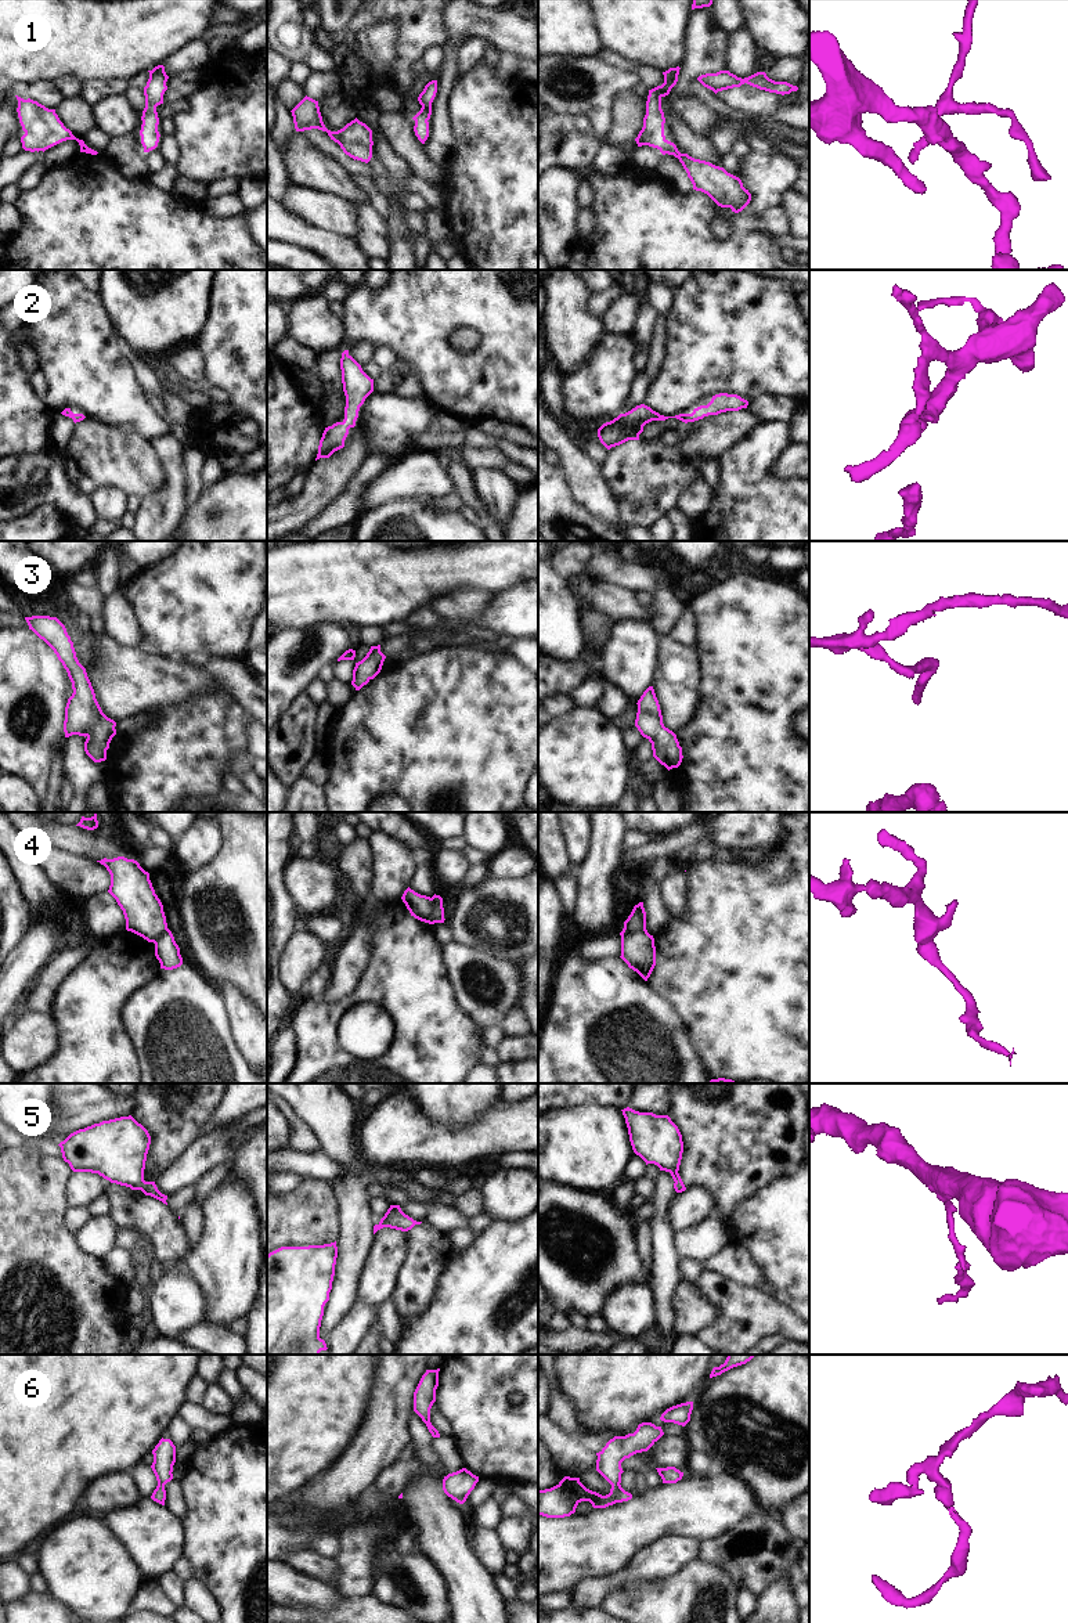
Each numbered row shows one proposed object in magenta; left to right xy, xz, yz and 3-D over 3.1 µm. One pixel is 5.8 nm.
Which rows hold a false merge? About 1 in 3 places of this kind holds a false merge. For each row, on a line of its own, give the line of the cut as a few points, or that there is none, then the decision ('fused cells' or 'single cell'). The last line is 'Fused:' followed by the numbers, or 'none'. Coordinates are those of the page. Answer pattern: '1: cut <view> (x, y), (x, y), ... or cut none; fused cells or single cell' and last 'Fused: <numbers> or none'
1: cut none; single cell
2: cut none; single cell
3: cut none; single cell
4: cut xz (432, 898), (429, 923); fused cells
5: cut none; single cell
6: cut none; single cell
Fused: 4

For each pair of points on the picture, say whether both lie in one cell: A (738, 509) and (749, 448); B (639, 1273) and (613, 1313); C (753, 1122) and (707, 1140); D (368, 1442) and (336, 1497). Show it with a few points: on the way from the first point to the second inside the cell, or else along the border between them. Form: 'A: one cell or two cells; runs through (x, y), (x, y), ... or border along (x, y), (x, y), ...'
A: one cell; runs through (746, 494), (747, 464)
B: two cells; border along (650, 1287), (623, 1284), (606, 1304)
C: one cell; runs through (742, 1128), (729, 1140), (718, 1140)
D: one cell; runs through (368, 1456), (343, 1483)

